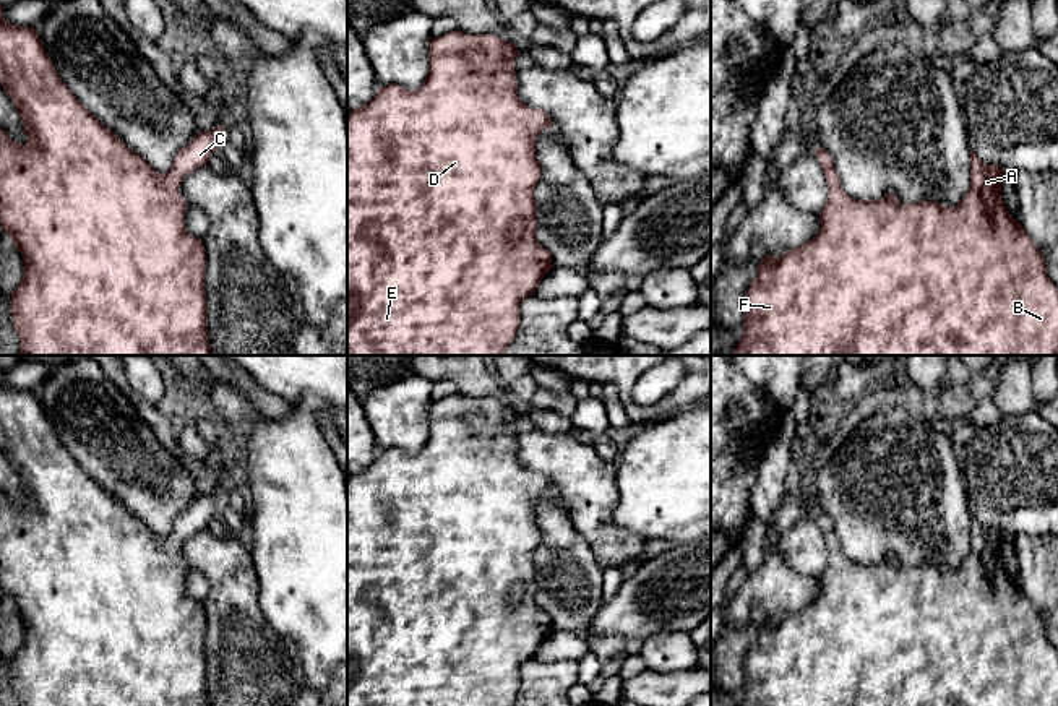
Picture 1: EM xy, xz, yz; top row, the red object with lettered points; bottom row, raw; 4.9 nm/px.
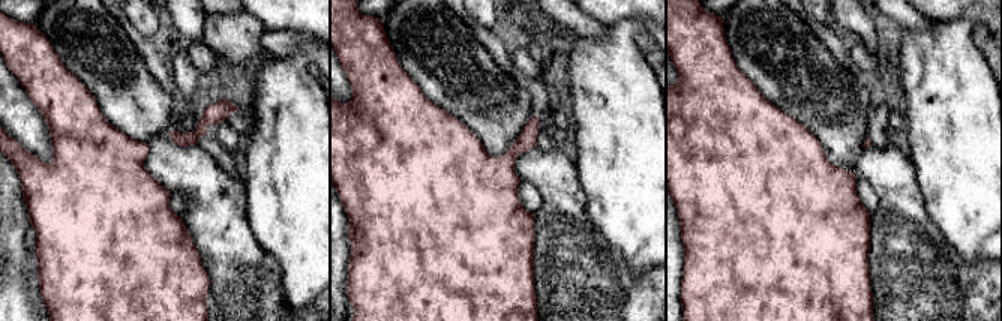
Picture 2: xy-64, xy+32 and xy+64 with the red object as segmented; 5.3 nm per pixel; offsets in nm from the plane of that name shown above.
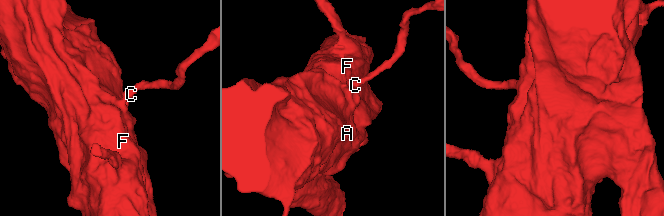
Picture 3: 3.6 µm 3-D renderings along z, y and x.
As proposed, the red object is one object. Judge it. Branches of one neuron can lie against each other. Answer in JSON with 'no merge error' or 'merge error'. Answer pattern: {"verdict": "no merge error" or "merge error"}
{"verdict": "no merge error"}

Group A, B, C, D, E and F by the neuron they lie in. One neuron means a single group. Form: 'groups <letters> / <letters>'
groups A B C D E F

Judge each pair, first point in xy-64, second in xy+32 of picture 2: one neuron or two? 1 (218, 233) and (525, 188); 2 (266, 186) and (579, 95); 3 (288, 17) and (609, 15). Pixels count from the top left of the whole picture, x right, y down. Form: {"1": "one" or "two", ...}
{"1": "two", "2": "one", "3": "one"}

